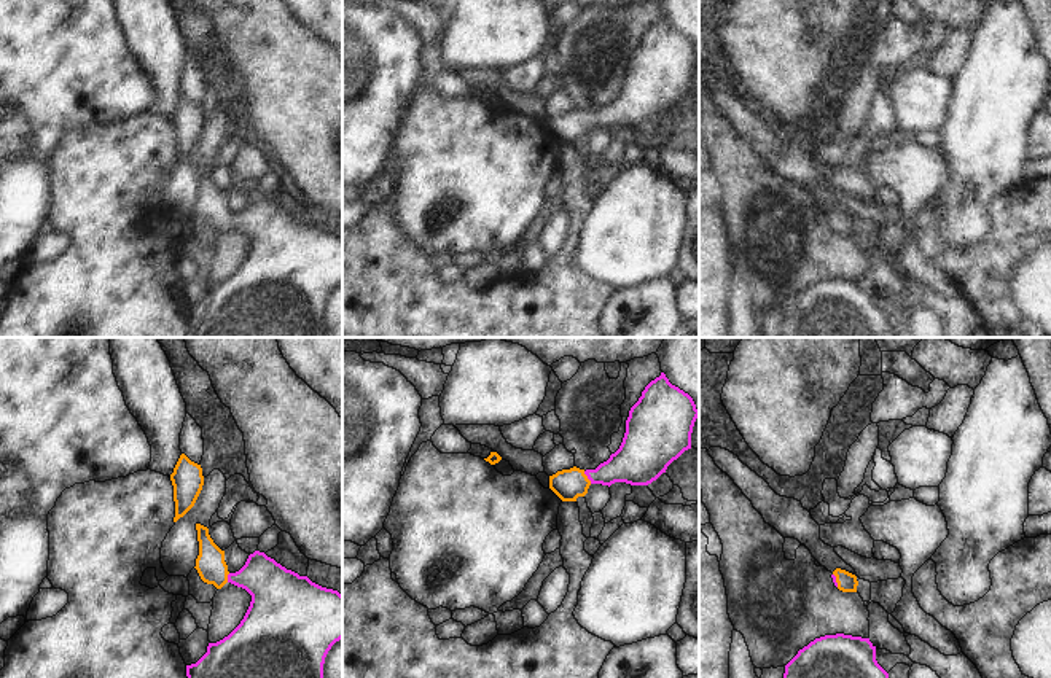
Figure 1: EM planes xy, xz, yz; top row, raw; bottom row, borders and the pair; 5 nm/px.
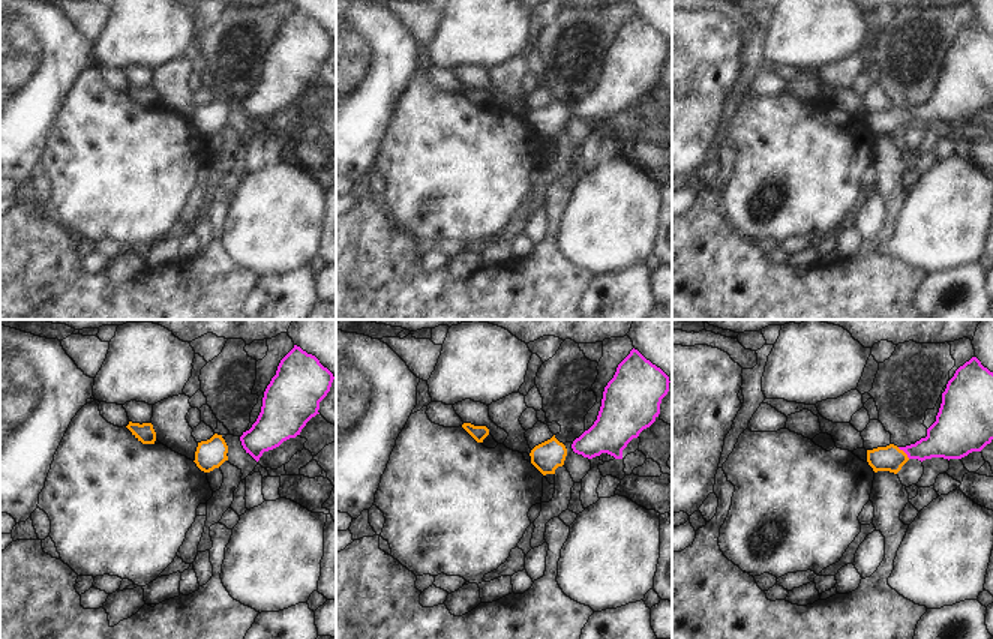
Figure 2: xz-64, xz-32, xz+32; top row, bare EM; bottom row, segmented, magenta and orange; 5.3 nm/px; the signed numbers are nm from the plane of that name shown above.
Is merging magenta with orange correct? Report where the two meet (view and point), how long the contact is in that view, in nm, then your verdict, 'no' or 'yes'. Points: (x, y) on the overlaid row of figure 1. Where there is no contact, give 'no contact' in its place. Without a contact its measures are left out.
contact xz (588, 478); length 80 nm; yes

